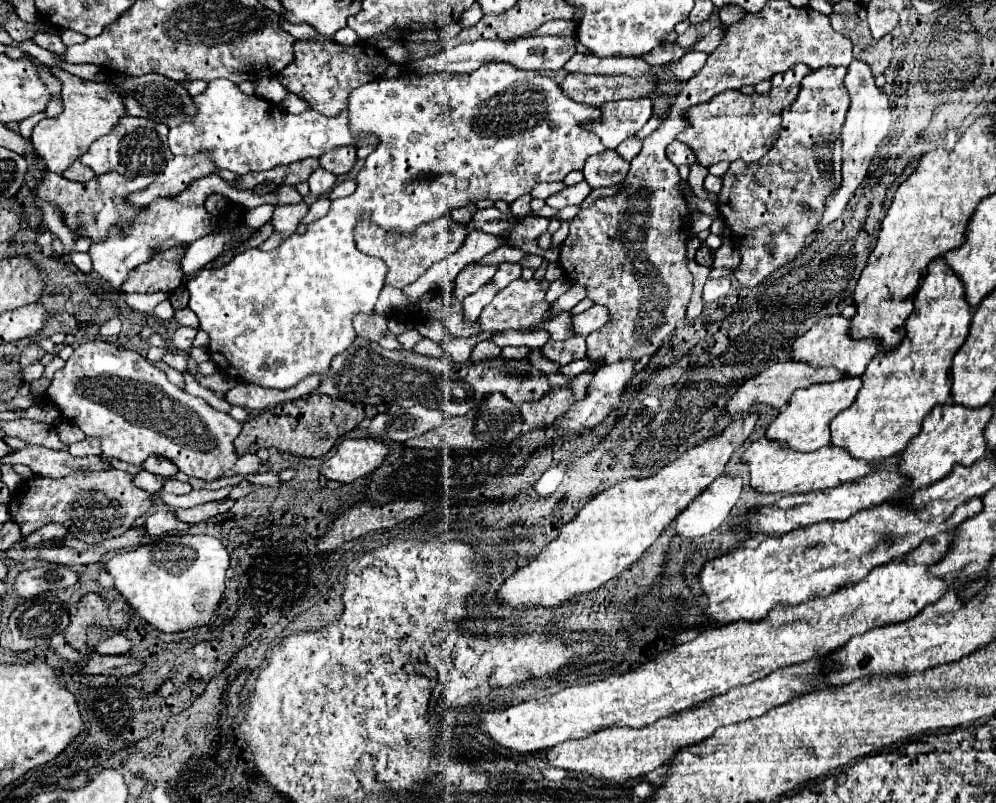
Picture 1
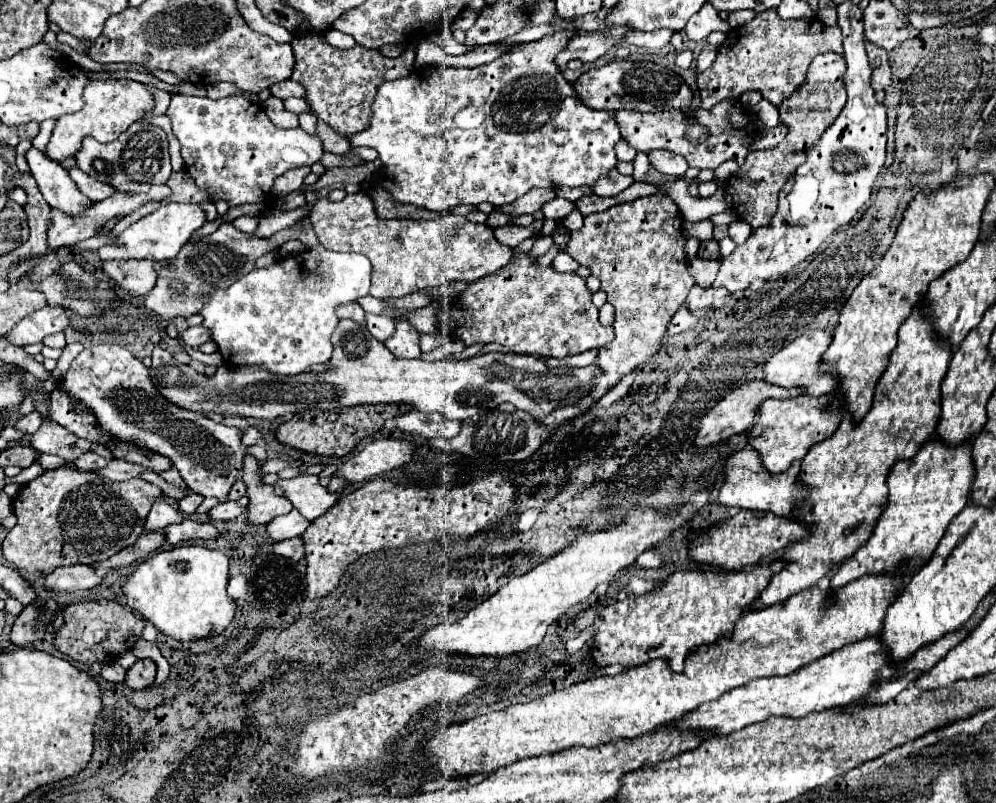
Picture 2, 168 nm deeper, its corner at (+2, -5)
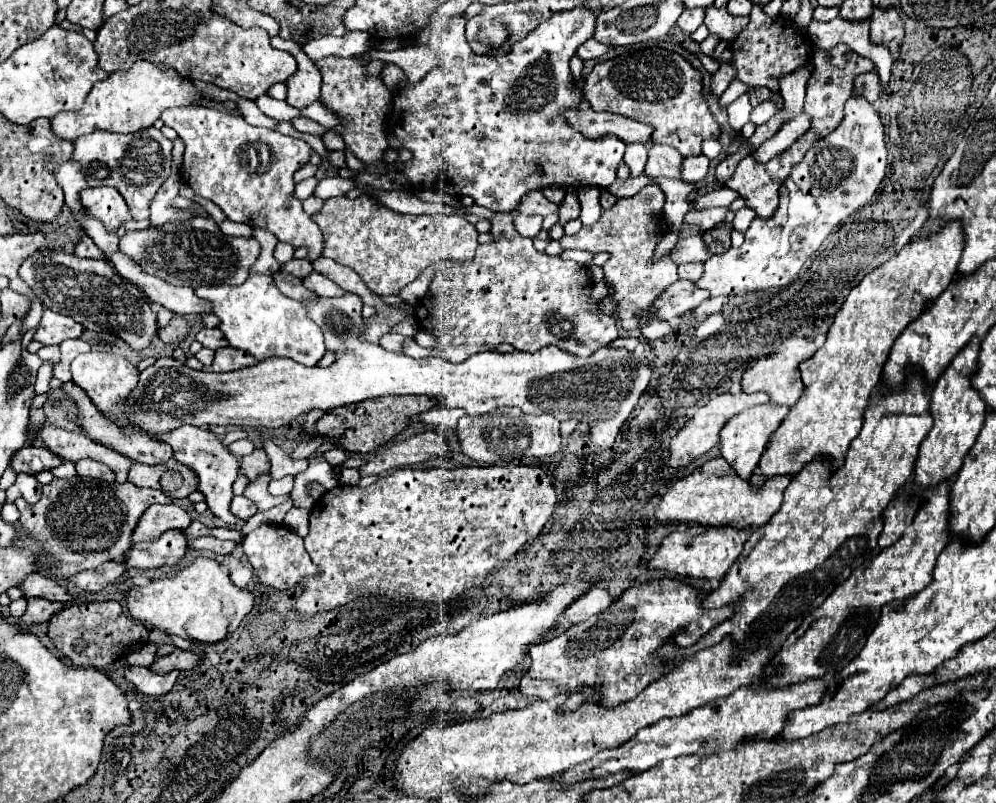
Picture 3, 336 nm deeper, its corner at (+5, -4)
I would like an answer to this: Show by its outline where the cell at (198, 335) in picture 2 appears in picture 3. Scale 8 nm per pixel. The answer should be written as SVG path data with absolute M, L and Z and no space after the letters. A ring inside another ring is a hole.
M201 329L199 333L197 333L197 337L195 337L203 347L207 347L207 349L213 349L213 351L217 351L217 349L221 349L221 347L227 347L227 339L223 337L223 333L219 333L219 329Z

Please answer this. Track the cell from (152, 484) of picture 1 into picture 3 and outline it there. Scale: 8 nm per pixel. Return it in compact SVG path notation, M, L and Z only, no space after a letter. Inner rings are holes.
M151 505L151 509L139 519L139 525L135 525L131 539L133 543L155 541L155 537L161 537L169 529L187 529L189 525L191 517L179 505Z

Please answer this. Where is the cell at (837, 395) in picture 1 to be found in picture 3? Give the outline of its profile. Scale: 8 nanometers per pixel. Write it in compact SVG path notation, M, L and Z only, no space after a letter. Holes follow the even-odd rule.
M757 405L757 407L751 407L735 417L731 417L731 421L727 421L727 425L723 425L721 433L719 433L719 449L721 449L721 455L725 457L725 461L731 465L731 469L743 477L743 479L749 479L753 475L753 469L755 465L759 463L765 447L767 447L767 441L769 437L777 431L777 427L781 425L781 421L785 419L787 415L787 407L775 407L775 405Z

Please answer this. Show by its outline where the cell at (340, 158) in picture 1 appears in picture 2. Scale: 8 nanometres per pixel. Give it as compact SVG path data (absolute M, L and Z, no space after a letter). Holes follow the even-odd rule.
M318 124L316 132L318 132L318 136L322 136L326 152L332 152L338 156L346 156L350 152L350 142L346 142L346 138L340 136L338 132L334 132L328 124Z

